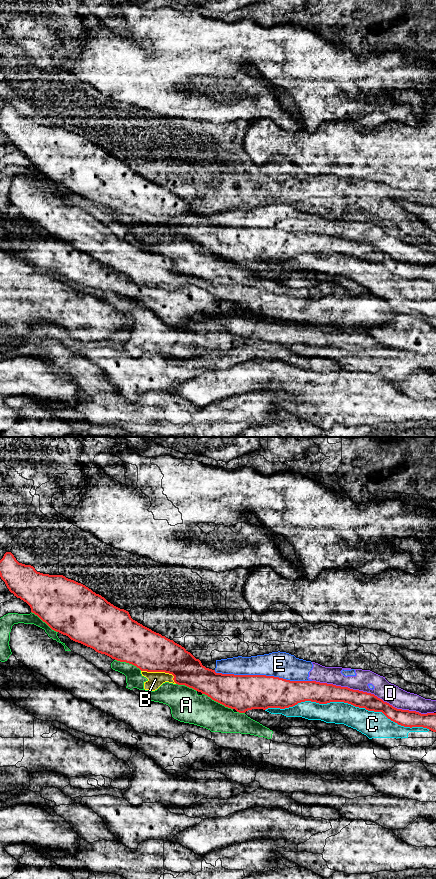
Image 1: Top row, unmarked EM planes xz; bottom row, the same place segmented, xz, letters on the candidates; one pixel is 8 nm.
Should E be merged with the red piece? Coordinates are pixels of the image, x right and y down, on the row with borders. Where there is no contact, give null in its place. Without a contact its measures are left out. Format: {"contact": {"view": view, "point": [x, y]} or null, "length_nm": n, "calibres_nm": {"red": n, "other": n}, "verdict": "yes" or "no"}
{"contact": {"view": "xz", "point": [263, 675]}, "length_nm": 800, "calibres_nm": {"red": 280, "other": 200}, "verdict": "no"}

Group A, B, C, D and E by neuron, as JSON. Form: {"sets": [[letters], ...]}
{"sets": [["A"], ["B", "D", "E"], ["C"]]}

